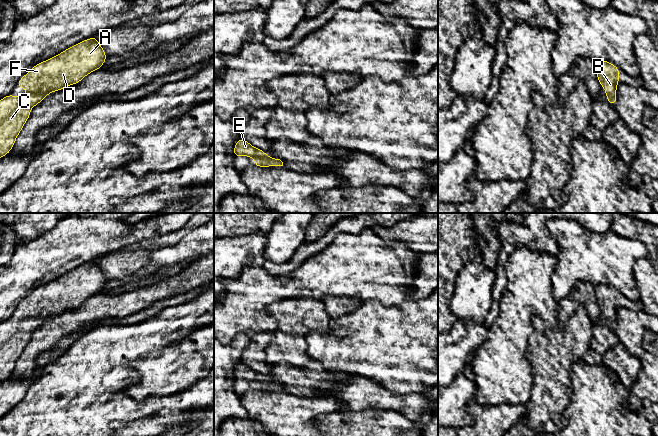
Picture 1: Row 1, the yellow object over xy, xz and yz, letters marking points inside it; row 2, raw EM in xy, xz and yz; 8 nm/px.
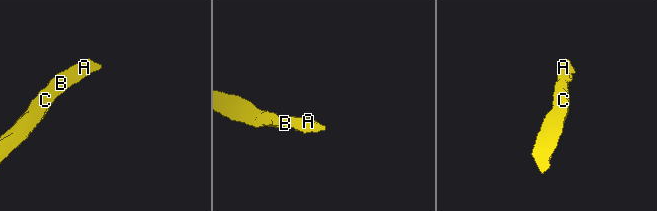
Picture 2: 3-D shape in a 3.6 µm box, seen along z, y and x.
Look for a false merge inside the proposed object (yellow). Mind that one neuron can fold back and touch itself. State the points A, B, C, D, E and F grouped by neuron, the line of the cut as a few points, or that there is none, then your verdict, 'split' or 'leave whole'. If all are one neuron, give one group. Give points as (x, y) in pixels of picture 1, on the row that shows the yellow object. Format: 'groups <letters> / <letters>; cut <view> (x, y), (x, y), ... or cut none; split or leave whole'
groups A B C D E F; cut none; leave whole

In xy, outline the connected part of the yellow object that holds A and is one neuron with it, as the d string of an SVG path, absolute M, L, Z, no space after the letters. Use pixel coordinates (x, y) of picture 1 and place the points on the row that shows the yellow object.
M95 36L67 48L52 58L33 66L17 83L16 87L26 88L29 92L18 97L13 94L0 99L0 158L6 156L13 148L16 138L22 131L24 124L31 115L31 109L42 102L49 93L59 91L67 86L78 84L85 76L91 72L102 68L107 56L104 49L99 44Z

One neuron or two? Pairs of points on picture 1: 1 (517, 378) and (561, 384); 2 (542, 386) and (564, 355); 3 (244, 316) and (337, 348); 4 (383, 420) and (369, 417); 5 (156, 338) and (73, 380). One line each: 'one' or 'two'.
1: two
2: one
3: two
4: one
5: one

